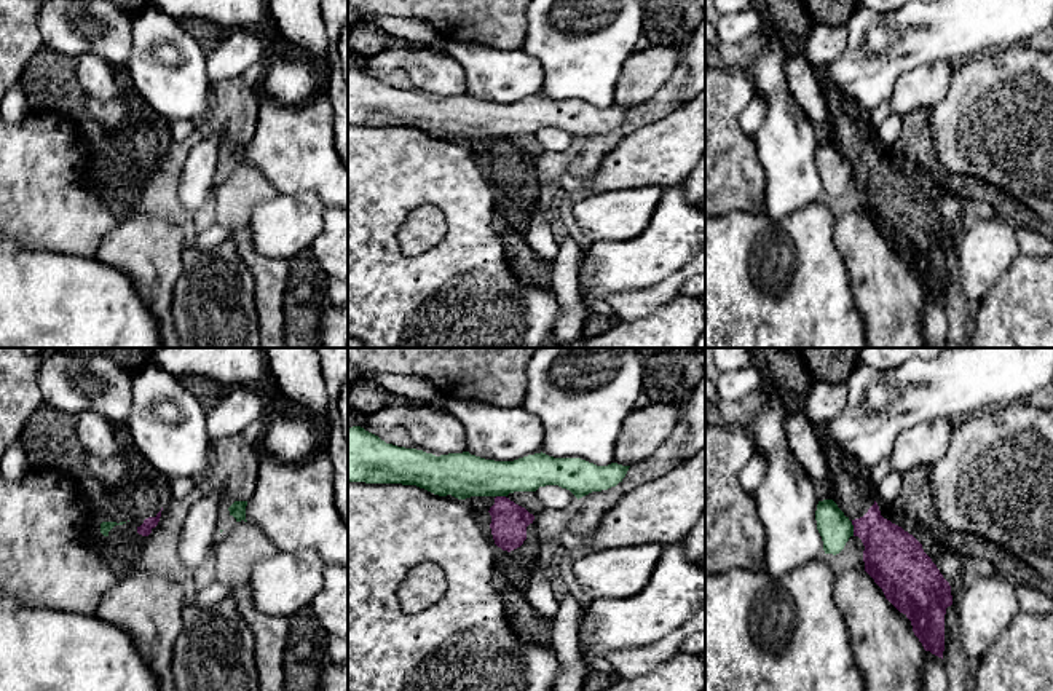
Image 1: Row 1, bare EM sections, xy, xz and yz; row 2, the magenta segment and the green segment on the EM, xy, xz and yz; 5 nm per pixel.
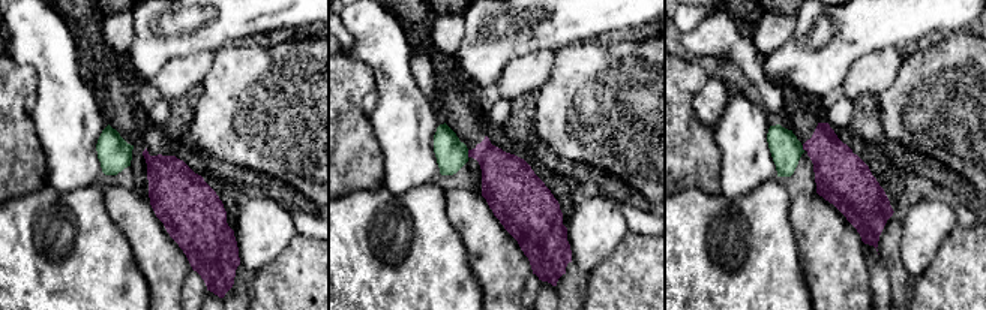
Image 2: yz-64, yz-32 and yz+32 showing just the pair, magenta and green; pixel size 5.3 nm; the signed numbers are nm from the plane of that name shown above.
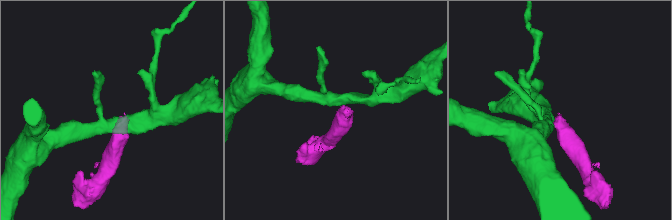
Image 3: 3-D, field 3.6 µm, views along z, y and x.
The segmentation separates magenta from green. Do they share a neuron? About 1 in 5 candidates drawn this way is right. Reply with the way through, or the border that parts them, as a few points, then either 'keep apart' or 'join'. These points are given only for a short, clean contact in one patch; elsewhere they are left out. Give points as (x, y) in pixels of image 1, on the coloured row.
border yz (851, 522), (854, 535); keep apart

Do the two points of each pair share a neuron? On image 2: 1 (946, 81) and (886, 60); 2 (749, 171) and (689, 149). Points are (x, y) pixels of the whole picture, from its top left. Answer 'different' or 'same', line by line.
1: different
2: different

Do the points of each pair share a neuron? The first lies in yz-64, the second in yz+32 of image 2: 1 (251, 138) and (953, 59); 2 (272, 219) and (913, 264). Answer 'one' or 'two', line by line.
1: one
2: one

